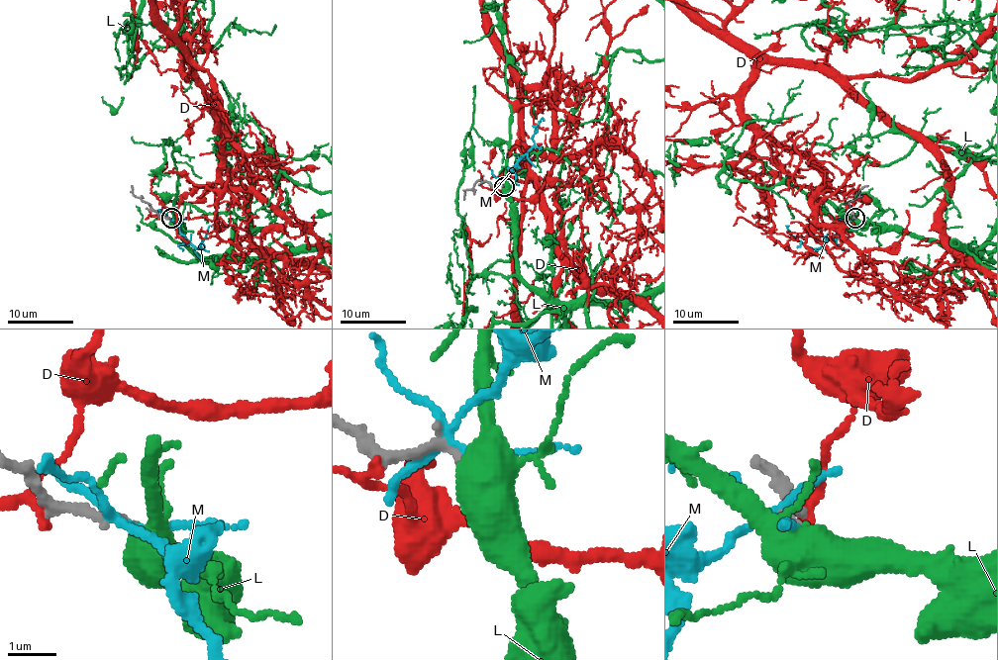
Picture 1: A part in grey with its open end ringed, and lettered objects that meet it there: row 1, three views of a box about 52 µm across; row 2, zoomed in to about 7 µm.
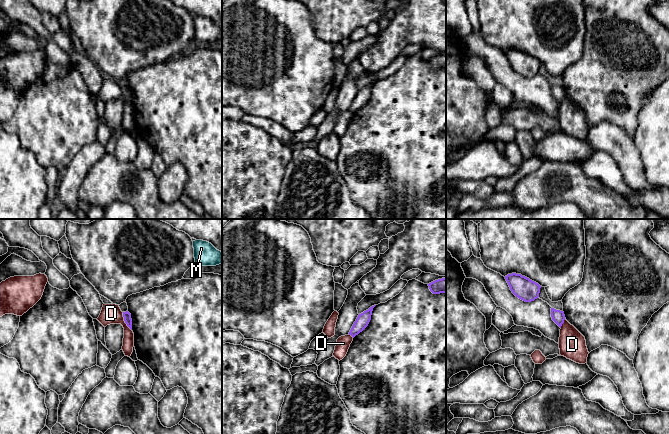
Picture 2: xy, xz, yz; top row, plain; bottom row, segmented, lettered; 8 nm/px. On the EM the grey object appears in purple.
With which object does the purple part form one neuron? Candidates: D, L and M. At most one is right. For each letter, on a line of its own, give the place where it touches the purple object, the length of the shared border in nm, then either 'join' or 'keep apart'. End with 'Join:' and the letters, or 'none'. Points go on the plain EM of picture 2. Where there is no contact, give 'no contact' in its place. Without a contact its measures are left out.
D: contact xy (124, 96); length 170 nm; keep apart
L: no contact; join
M: no contact; keep apart
Join: L

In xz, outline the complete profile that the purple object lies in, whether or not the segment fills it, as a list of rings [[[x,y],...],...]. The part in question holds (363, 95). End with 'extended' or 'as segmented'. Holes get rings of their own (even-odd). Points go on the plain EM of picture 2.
[[[376,81],[370,83],[368,86],[364,87],[363,89],[359,90],[356,97],[354,98],[349,111],[351,111],[353,114],[358,111],[360,108],[362,108],[369,100],[371,96],[371,91],[373,84]]] | as segmented

